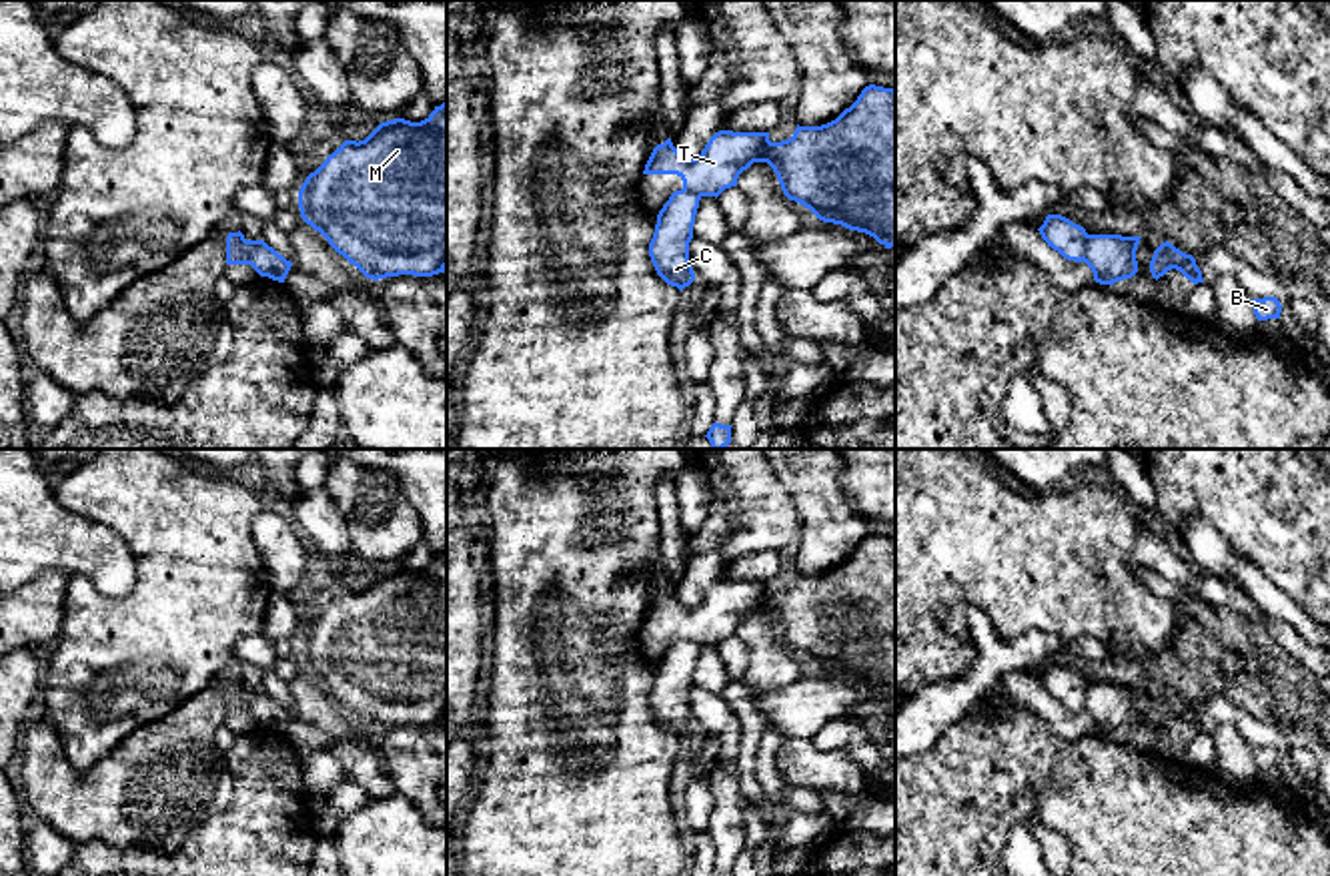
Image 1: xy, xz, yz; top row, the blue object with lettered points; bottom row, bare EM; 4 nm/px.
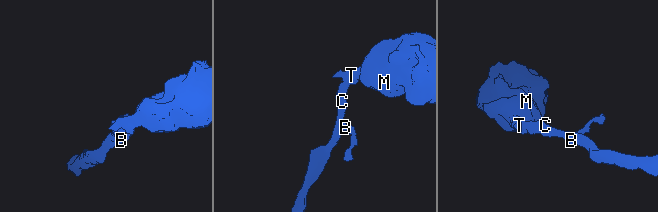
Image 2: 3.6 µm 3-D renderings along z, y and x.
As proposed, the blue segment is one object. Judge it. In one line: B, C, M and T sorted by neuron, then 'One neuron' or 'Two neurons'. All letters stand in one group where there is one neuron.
Groups: B C / M T. Two neurons

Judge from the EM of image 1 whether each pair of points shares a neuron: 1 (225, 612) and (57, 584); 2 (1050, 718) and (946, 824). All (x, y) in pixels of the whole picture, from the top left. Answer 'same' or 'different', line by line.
1: different
2: different

